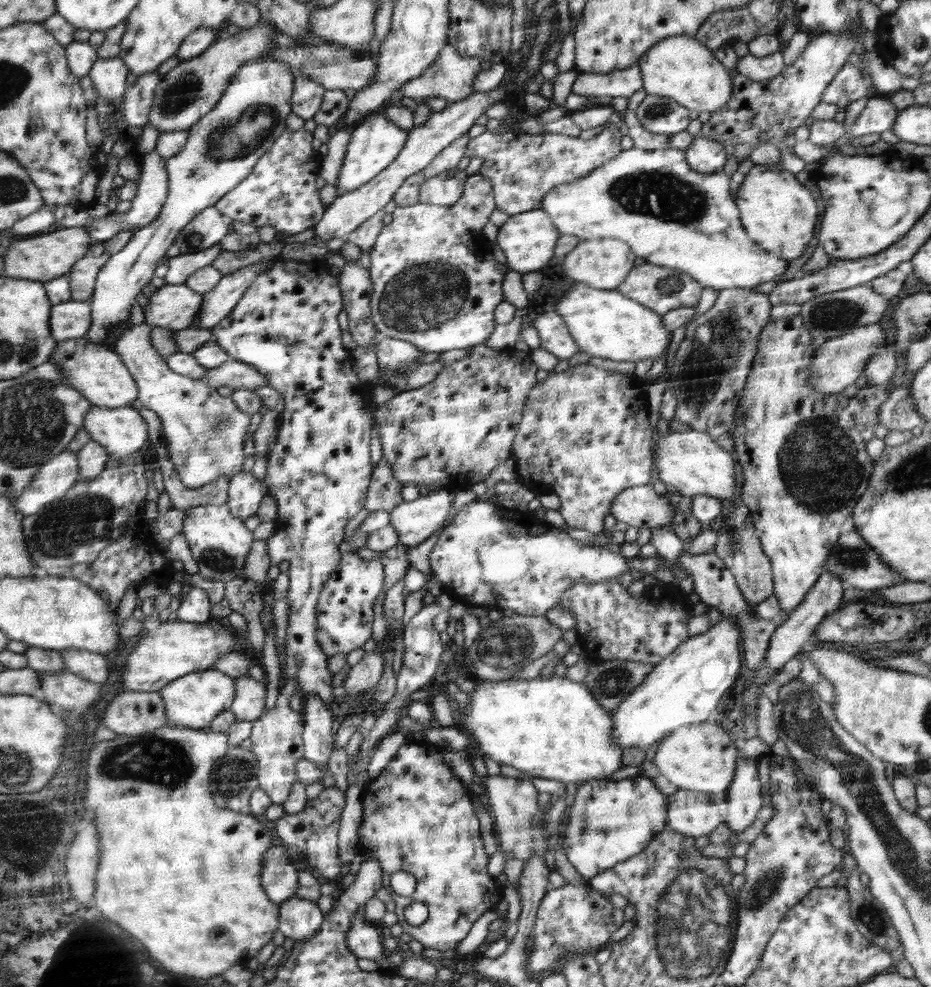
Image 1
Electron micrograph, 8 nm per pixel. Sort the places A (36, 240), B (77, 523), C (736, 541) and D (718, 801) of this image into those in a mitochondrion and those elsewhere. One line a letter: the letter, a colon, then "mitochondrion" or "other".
A: other
B: mitochondrion
C: mitochondrion
D: other

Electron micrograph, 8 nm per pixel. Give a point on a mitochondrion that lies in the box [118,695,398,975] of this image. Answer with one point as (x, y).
(232, 775)

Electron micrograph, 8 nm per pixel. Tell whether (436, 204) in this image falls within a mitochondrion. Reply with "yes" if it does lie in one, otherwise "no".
no

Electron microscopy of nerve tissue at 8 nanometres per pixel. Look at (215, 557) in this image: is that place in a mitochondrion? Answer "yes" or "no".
yes

